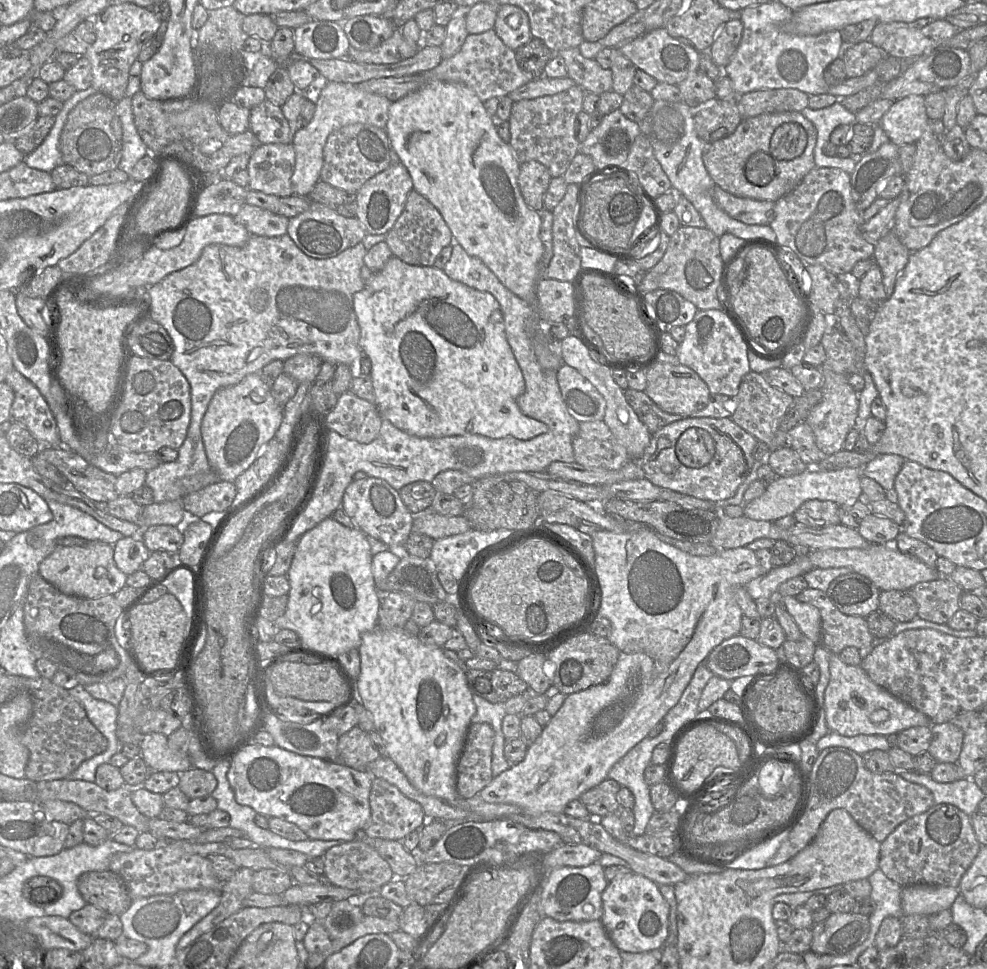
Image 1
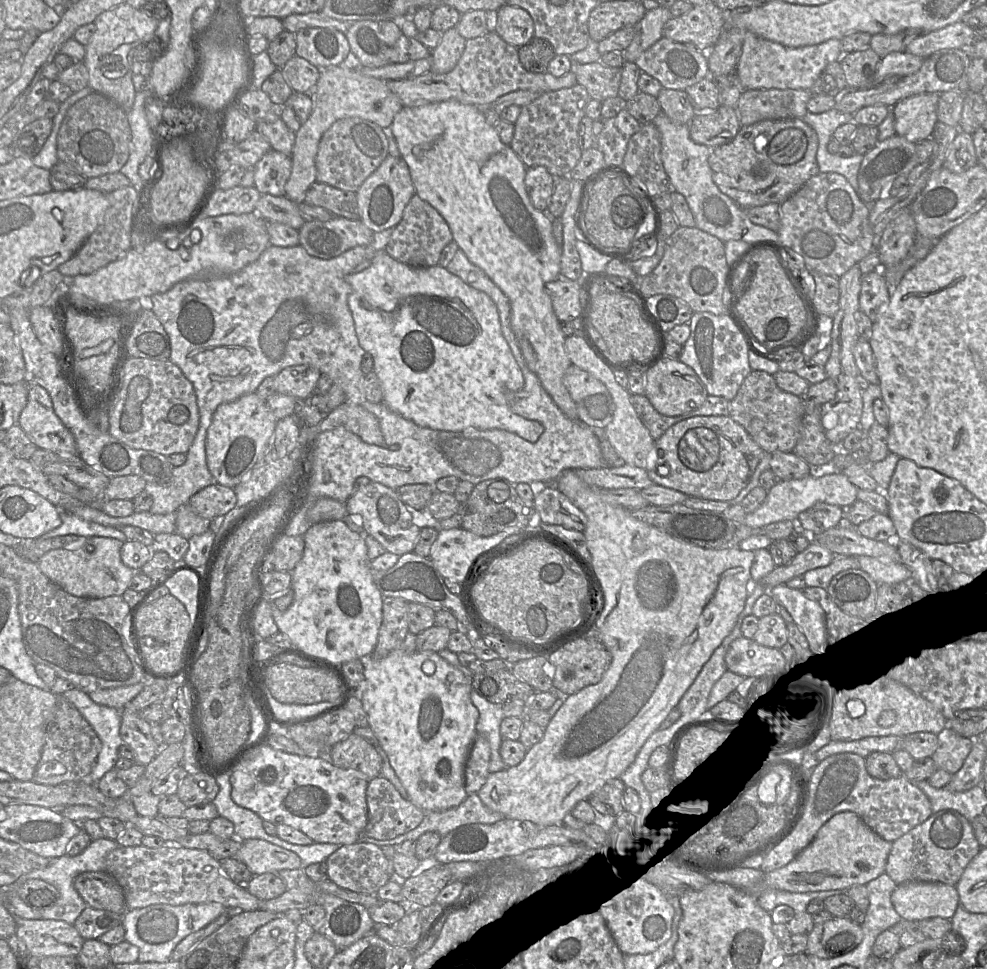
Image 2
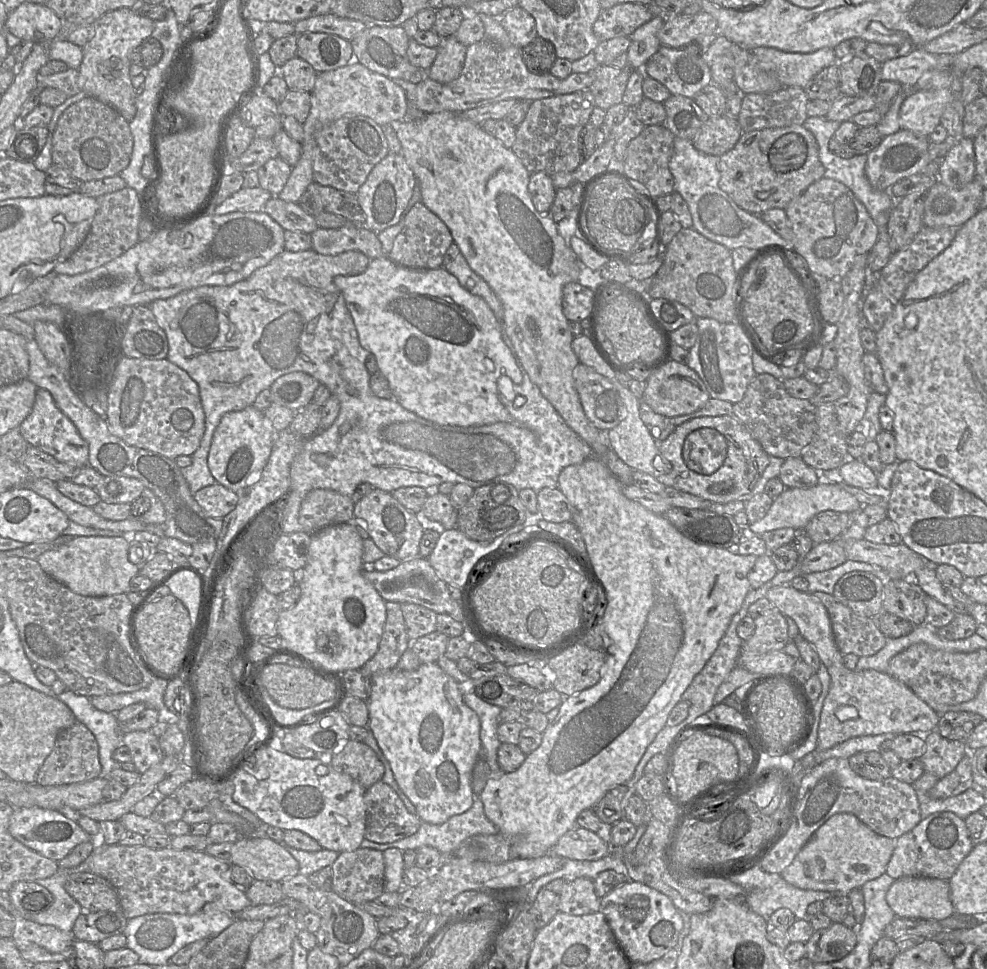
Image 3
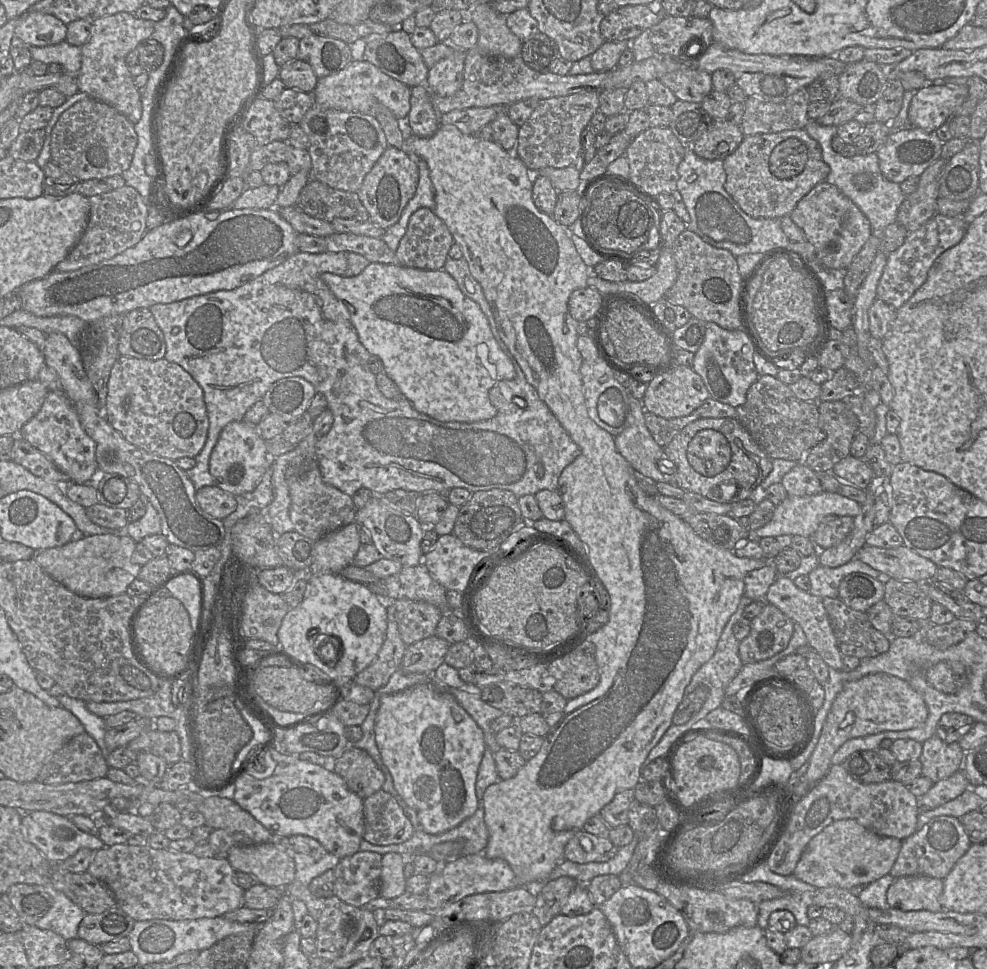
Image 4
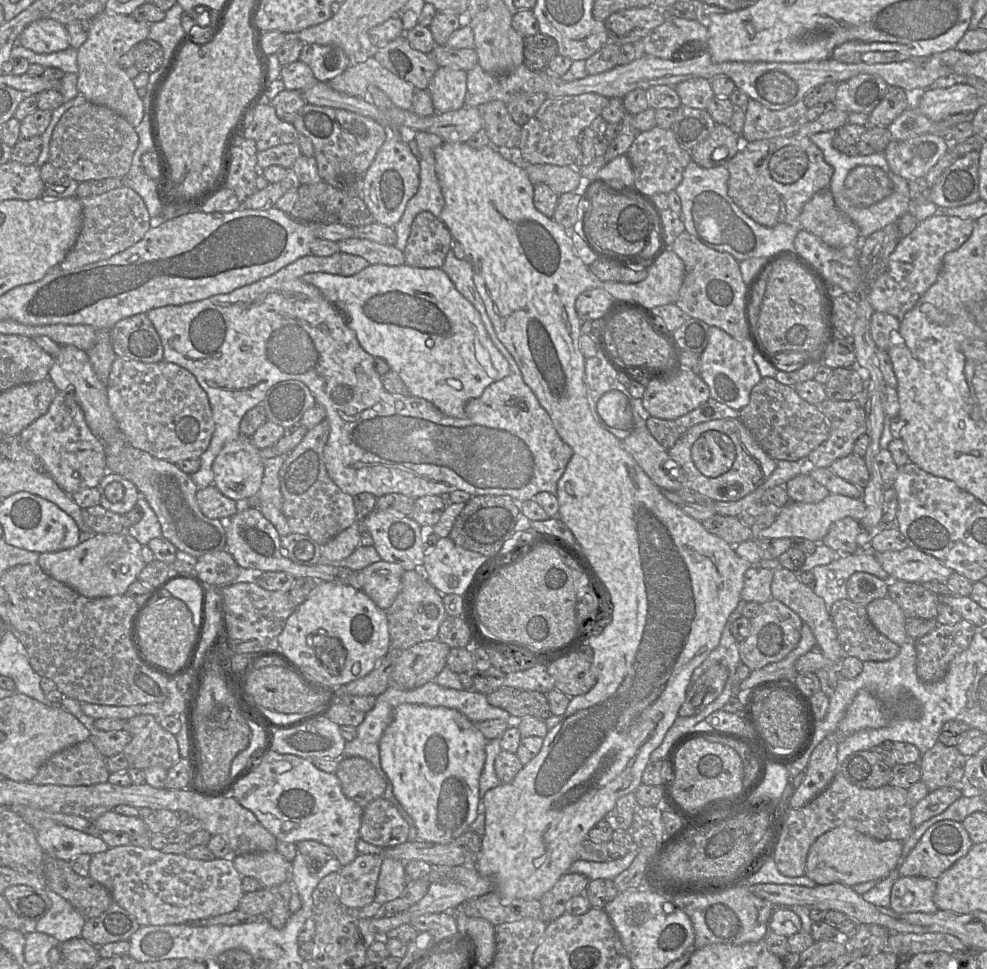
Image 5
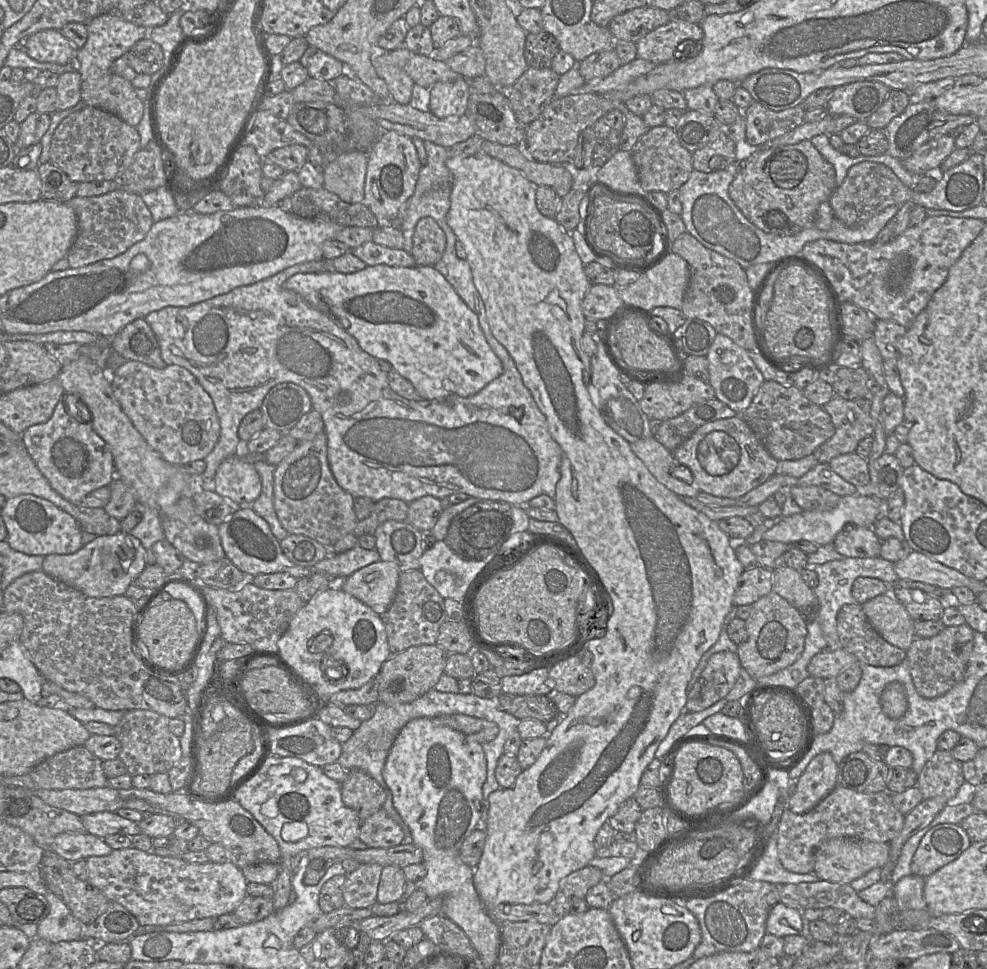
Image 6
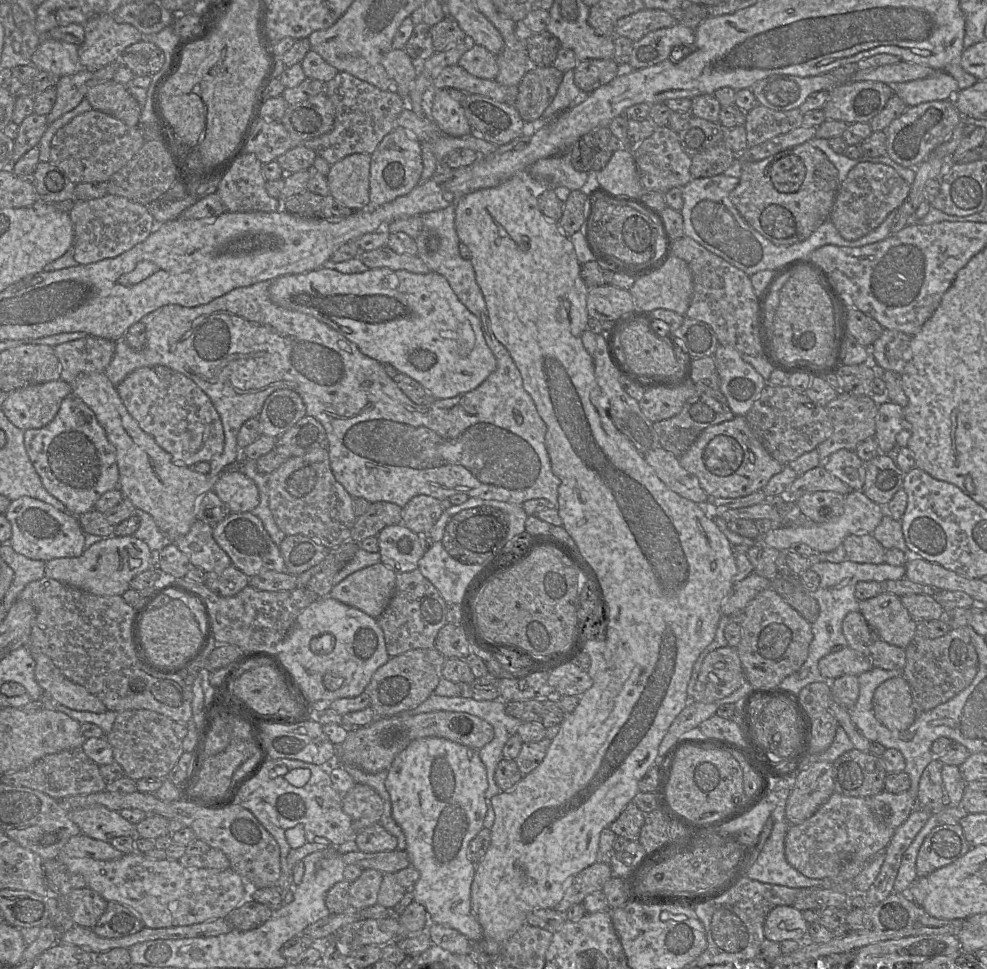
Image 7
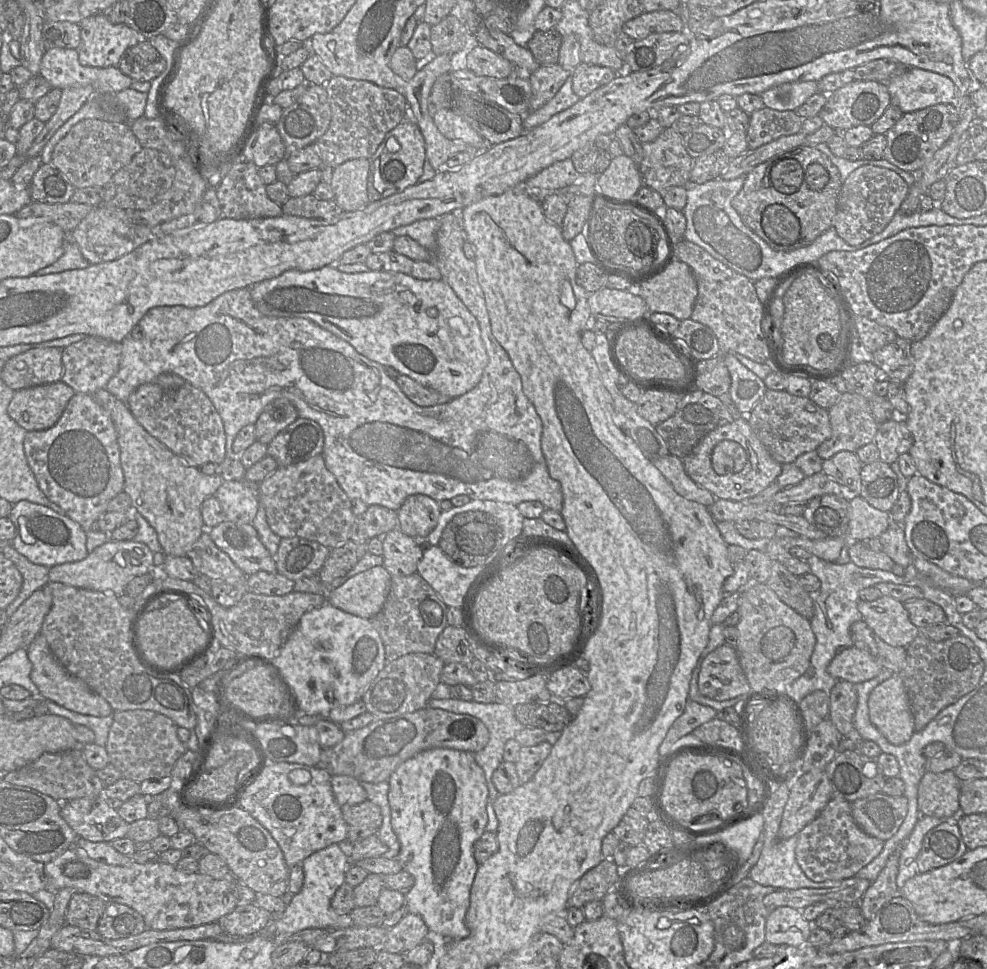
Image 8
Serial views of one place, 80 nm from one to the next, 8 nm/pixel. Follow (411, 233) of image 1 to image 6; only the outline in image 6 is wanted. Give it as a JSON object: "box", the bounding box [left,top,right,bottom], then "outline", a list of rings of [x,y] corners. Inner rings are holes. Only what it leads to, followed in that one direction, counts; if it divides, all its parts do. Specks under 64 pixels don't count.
{"box":[411,217,446,266],"outline":[[[422,217],[413,234],[411,255],[418,266],[433,266],[443,256],[446,235],[432,217]]]}

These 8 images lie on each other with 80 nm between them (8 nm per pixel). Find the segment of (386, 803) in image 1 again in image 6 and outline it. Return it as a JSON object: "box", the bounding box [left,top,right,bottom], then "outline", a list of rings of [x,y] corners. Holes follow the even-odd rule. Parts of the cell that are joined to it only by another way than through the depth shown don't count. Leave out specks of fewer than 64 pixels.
{"box":[359,809,402,848],"outline":[[[383,809],[362,821],[359,839],[368,848],[389,848],[402,844],[402,828]]]}

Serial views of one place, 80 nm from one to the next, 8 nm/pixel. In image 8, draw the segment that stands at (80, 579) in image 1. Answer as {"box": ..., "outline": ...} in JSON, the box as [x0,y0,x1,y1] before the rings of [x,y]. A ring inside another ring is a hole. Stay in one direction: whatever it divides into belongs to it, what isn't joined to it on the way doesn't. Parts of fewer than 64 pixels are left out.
{"box":[49,540,155,596],"outline":[[[109,540],[80,561],[50,567],[49,580],[93,591],[115,593],[120,596],[125,593],[127,584],[134,577],[153,571],[155,568],[153,557],[154,552],[145,543],[134,540]]]}

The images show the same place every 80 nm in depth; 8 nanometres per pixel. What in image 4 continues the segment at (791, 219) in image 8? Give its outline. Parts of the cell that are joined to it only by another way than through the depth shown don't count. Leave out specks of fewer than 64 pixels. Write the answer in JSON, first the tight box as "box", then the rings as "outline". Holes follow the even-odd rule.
{"box":[723,129,830,219],"outline":[[[805,129],[786,130],[778,133],[756,134],[744,136],[738,148],[723,160],[723,167],[726,173],[724,189],[733,198],[737,205],[752,218],[781,219],[789,216],[797,203],[817,184],[825,182],[830,172],[829,166],[823,161],[820,145],[809,136]]]}

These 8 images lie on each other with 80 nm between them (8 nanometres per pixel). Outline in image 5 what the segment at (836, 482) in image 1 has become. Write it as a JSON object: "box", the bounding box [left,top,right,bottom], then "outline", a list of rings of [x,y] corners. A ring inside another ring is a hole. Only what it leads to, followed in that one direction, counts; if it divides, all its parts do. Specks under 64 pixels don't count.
{"box":[760,494,866,543],"outline":[[[829,494],[825,499],[818,503],[794,503],[789,502],[786,506],[781,508],[778,512],[777,518],[768,528],[760,533],[760,540],[762,538],[778,539],[778,538],[804,538],[815,543],[821,543],[823,538],[827,535],[829,527],[836,521],[846,517],[850,517],[860,522],[866,515],[866,506],[862,498],[855,499],[843,495]]]}

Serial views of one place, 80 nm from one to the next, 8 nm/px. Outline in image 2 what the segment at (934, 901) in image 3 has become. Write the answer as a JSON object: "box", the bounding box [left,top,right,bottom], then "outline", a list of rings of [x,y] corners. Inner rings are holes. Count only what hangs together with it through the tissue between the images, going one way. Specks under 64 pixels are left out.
{"box":[891,881,959,921],"outline":[[[911,881],[897,885],[891,902],[900,917],[907,921],[941,917],[951,921],[959,895],[955,885],[942,882]]]}

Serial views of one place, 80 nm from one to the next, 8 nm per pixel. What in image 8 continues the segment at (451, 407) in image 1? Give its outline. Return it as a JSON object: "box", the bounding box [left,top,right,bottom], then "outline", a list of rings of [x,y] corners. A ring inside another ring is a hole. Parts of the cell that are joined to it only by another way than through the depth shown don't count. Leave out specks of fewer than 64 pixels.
{"box":[249,265,488,398],"outline":[[[328,265],[310,271],[288,270],[249,289],[256,308],[263,315],[306,318],[342,338],[370,360],[393,367],[400,374],[450,398],[473,389],[488,364],[478,320],[442,279],[422,280],[390,271],[344,273],[335,265]]]}

